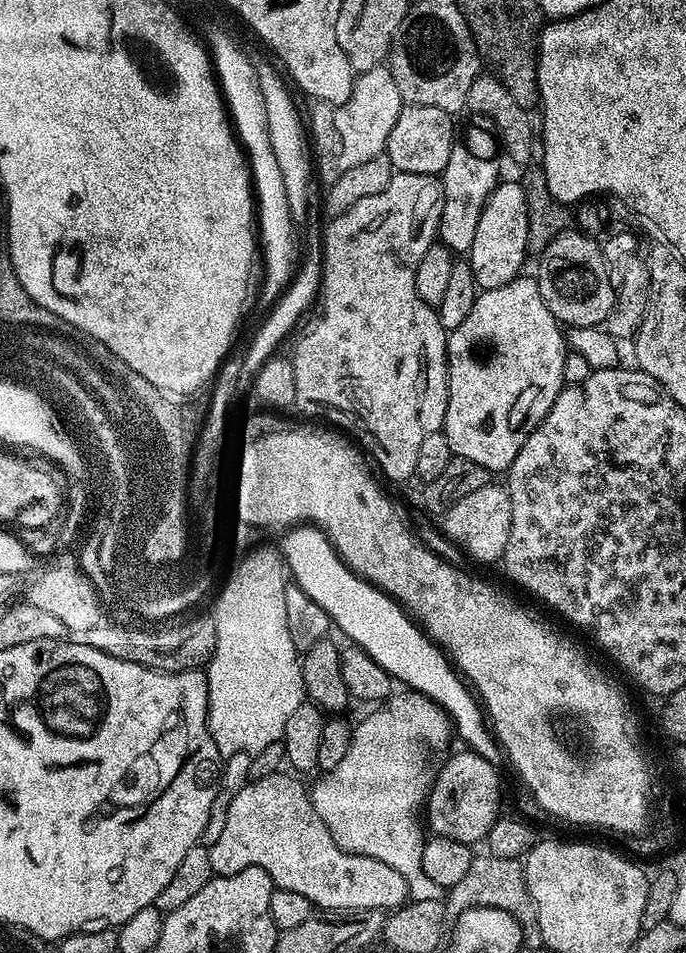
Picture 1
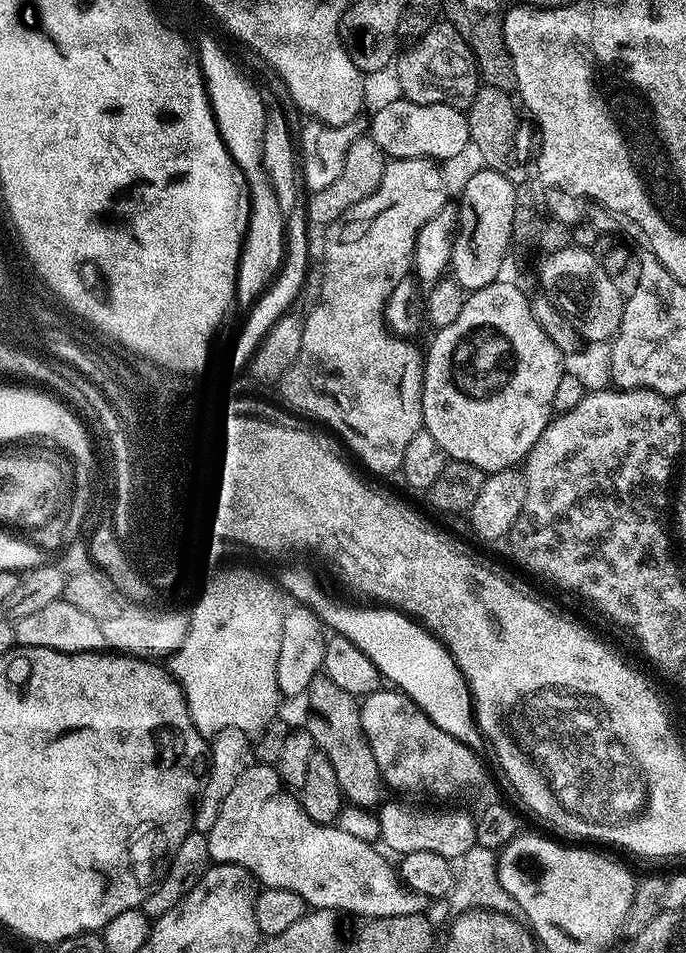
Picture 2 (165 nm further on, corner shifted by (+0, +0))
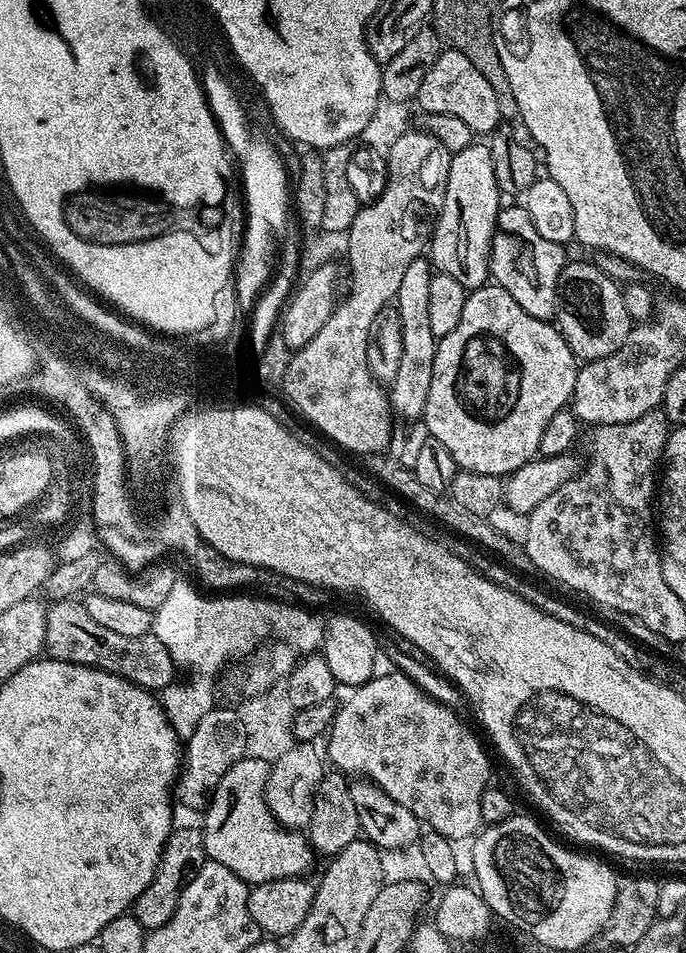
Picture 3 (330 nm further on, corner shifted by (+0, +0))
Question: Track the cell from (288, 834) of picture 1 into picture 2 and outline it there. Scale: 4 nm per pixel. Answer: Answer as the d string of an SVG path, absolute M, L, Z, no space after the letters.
M254 762L242 773L238 778L238 782L234 782L234 790L230 790L230 794L226 794L226 798L218 810L218 818L206 835L208 845L210 846L210 858L213 862L217 864L237 864L238 866L242 866L252 875L253 881L259 882L263 887L294 890L294 894L302 897L305 905L312 910L317 908L331 908L340 914L343 914L343 912L353 912L356 916L364 916L363 918L390 918L391 916L401 916L402 914L421 914L425 911L424 907L430 904L429 896L421 892L413 892L401 884L397 869L393 865L391 868L384 861L383 856L371 848L373 845L369 841L363 840L362 838L354 838L354 834L346 834L346 830L342 830L336 824L319 824L318 822L314 822L314 818L310 818L310 814L306 814L306 810L300 805L299 799L289 791L284 781L280 779L279 771L270 764Z

